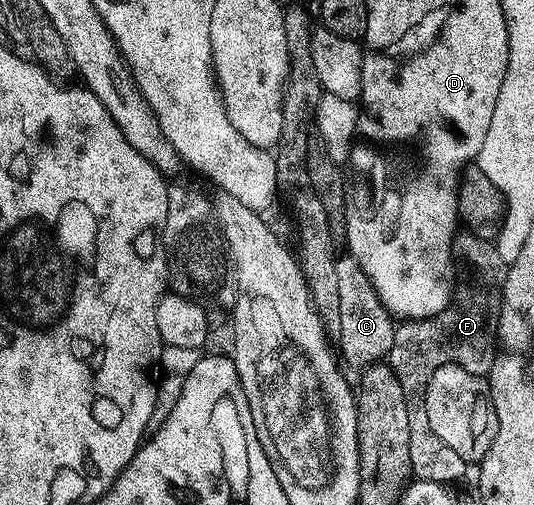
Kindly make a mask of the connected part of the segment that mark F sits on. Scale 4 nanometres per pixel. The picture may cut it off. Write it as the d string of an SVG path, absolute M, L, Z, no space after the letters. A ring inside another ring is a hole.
M466 231L456 232L453 240L451 240L451 255L453 258L453 292L451 302L445 307L445 311L441 311L432 317L424 317L422 319L407 319L402 323L396 324L395 334L393 335L393 347L389 354L389 364L391 370L397 375L397 379L401 383L401 391L405 391L405 399L407 400L407 410L409 411L409 463L411 464L411 477L417 481L432 481L433 483L441 483L450 486L451 481L459 481L466 475L469 469L469 463L465 459L461 459L461 455L457 455L457 451L452 451L446 443L441 443L441 439L437 439L437 435L433 435L433 427L429 427L429 415L425 415L425 391L429 379L433 379L433 371L437 371L437 367L442 365L450 365L456 359L465 359L461 357L487 357L494 358L497 352L497 338L499 336L499 316L501 315L501 307L503 306L503 288L505 287L505 279L507 278L508 262L501 259L501 255L497 255L494 244L491 241L481 239L477 235Z

